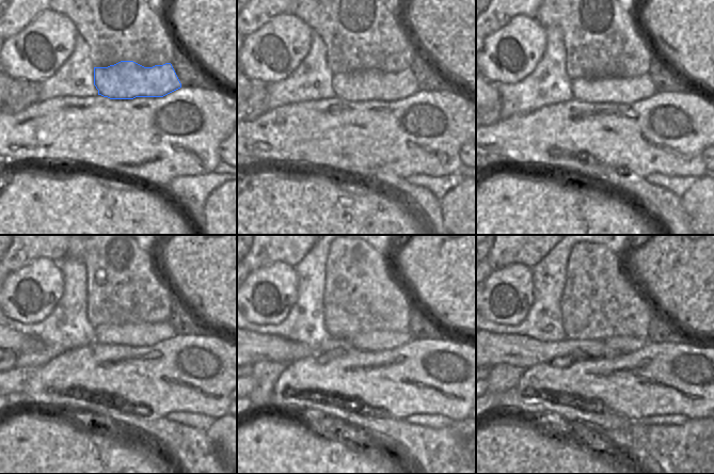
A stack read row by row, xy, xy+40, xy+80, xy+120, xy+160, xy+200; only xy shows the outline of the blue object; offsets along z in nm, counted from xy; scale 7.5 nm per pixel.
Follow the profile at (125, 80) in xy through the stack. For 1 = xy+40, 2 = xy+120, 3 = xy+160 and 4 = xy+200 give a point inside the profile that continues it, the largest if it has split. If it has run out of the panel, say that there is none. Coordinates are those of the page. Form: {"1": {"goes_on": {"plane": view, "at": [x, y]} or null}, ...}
{"1": {"goes_on": {"plane": "xy+40", "at": [369, 85]}}, "2": {"goes_on": {"plane": "xy+120", "at": [155, 332]}}, "3": {"goes_on": {"plane": "xy+160", "at": [387, 334]}}, "4": {"goes_on": {"plane": "xy+200", "at": [628, 337]}}}

